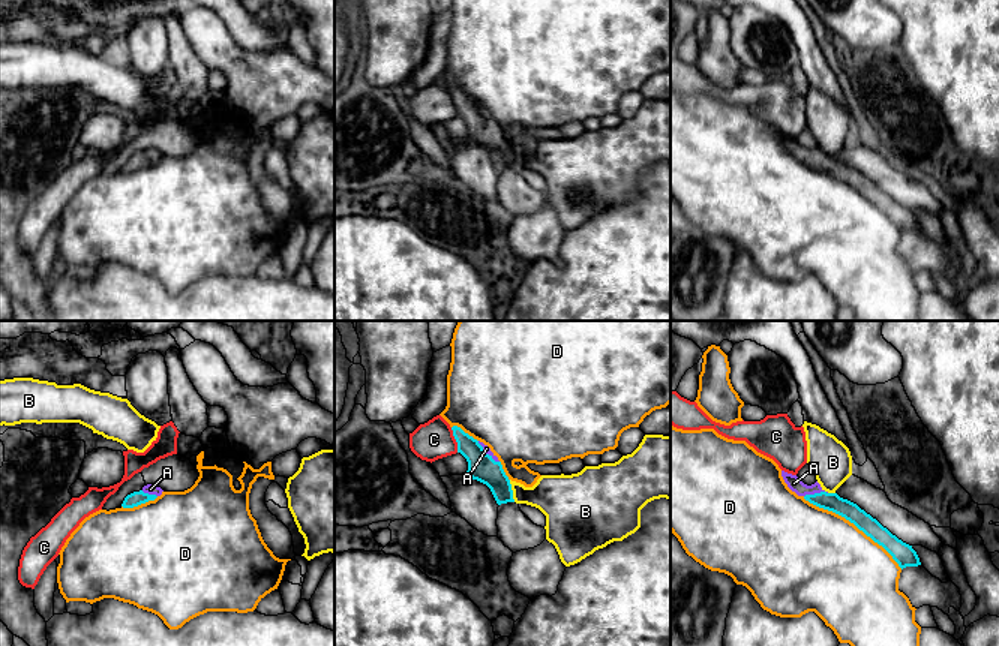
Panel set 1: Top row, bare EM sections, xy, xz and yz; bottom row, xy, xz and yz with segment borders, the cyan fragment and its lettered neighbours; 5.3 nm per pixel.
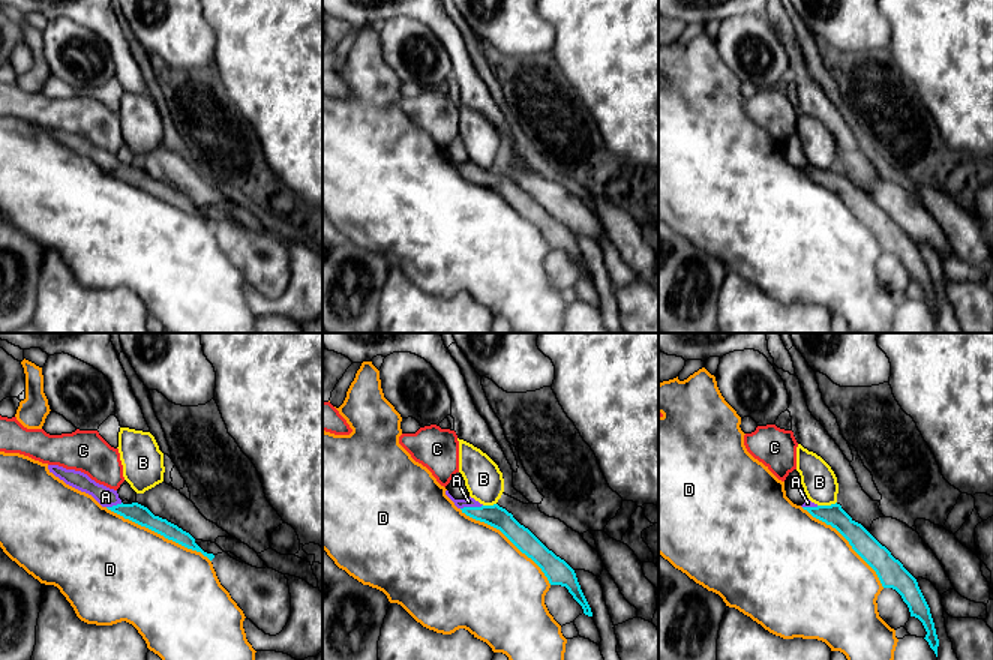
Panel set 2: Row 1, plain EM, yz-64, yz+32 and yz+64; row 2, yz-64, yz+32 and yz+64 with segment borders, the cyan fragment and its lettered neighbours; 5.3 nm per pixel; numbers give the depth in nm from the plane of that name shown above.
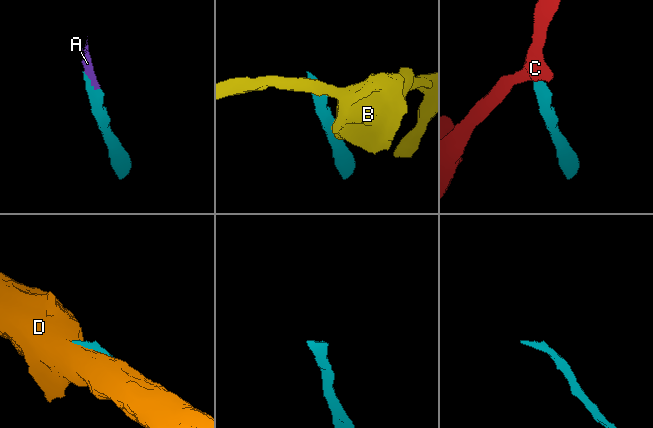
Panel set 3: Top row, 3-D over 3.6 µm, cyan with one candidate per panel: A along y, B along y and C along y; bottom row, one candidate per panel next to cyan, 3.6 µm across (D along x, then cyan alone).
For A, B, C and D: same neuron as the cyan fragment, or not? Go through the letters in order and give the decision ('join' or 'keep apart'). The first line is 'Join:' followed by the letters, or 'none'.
Join: A
A: join
B: keep apart
C: keep apart
D: keep apart

